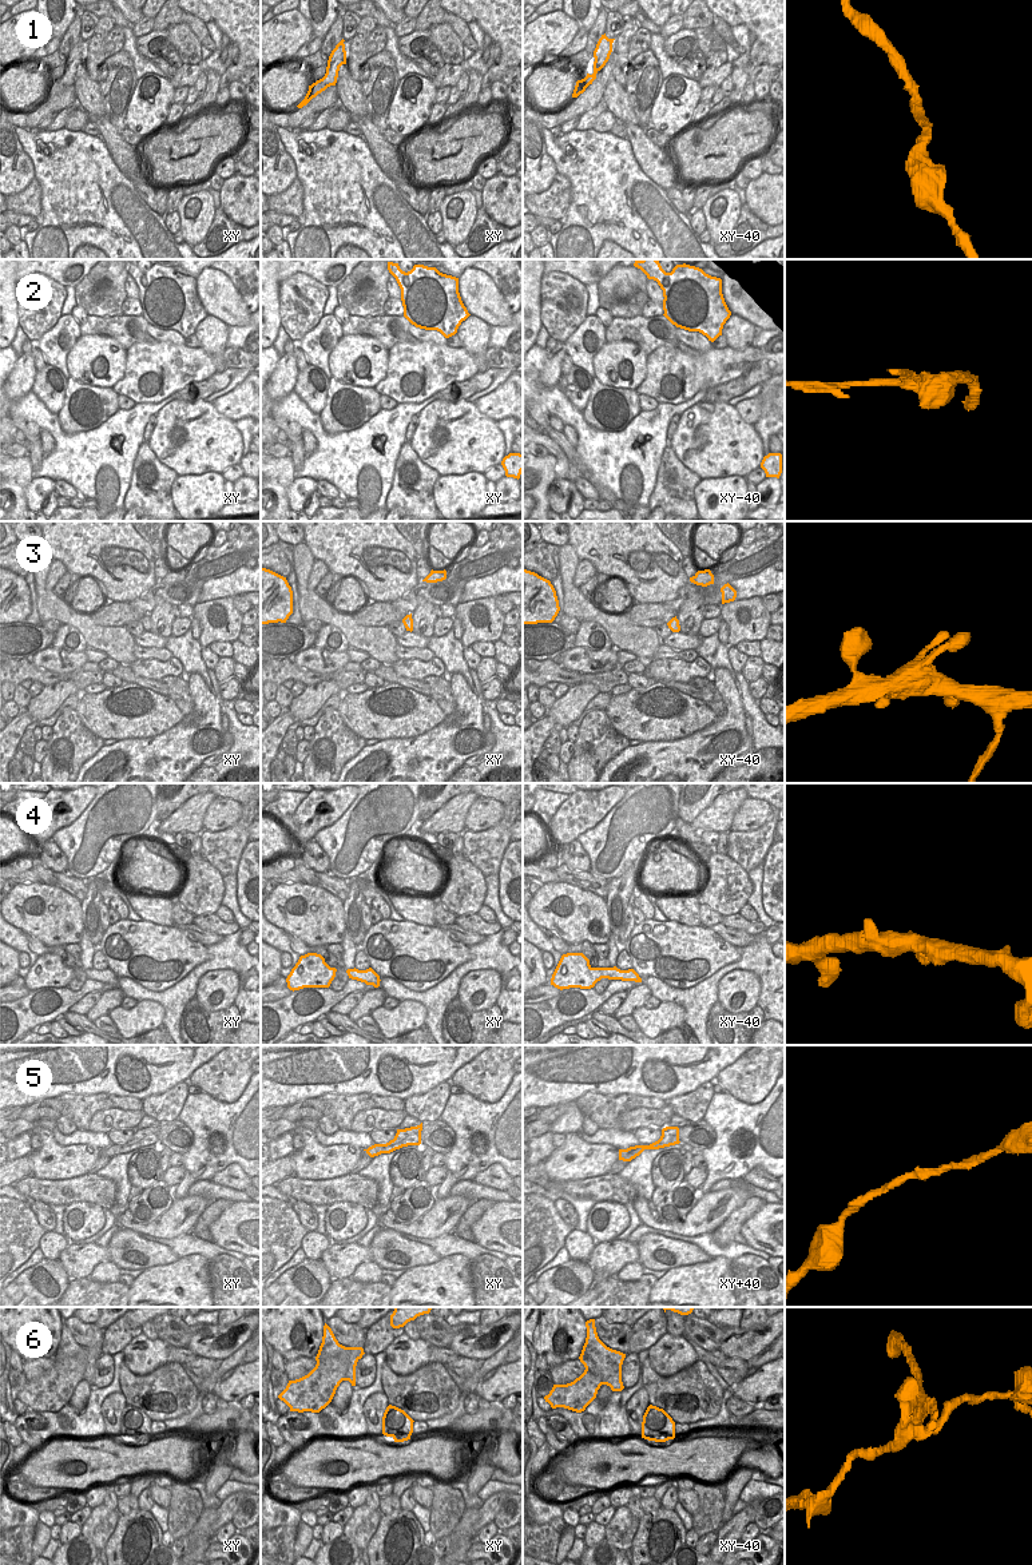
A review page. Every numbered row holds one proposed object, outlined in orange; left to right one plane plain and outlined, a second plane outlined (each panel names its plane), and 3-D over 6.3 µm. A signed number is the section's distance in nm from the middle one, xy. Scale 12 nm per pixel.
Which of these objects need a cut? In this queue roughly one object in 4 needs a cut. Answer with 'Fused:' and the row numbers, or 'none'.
Fused: 2, 6

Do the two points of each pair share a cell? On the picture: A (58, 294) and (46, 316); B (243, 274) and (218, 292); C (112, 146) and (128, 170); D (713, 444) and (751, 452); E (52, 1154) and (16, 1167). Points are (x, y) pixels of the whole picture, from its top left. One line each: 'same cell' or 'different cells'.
A: same cell
B: different cells
C: same cell
D: same cell
E: different cells

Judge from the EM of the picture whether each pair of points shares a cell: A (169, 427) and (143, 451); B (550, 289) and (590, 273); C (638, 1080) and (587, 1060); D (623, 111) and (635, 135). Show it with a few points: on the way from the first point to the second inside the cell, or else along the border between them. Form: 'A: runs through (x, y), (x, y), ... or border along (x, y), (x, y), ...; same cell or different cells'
A: border along (147, 441), (154, 455), (170, 468); different cells
B: border along (564, 273), (584, 285); different cells
C: runs through (626, 1075), (610, 1060), (599, 1060); same cell
D: border along (624, 123), (638, 126); different cells

